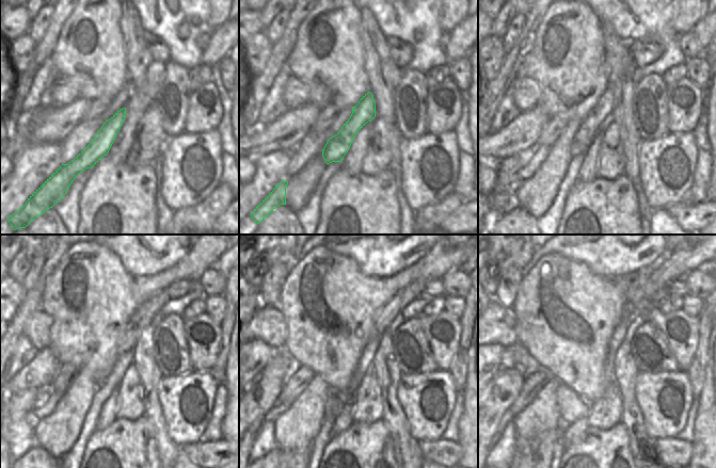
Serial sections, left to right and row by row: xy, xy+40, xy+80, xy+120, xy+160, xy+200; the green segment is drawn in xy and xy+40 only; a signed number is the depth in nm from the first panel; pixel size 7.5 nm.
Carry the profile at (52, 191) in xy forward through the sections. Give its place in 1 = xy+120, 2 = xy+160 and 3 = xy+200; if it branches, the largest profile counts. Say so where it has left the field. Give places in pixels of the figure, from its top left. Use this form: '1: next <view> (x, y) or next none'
1: next xy+120 (143, 316)
2: next xy+160 (454, 259)
3: next xy+200 (686, 258)

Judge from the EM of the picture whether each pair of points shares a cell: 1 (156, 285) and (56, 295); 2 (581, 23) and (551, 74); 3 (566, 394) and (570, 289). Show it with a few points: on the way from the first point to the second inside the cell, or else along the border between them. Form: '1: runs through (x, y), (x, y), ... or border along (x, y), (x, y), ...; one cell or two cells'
1: runs through (131, 292), (94, 296), (80, 310); one cell
2: runs through (571, 36), (570, 50), (563, 63); one cell
3: border along (561, 383), (571, 387), (586, 400); two cells

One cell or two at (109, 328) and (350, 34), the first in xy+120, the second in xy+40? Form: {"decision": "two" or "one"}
{"decision": "one"}

